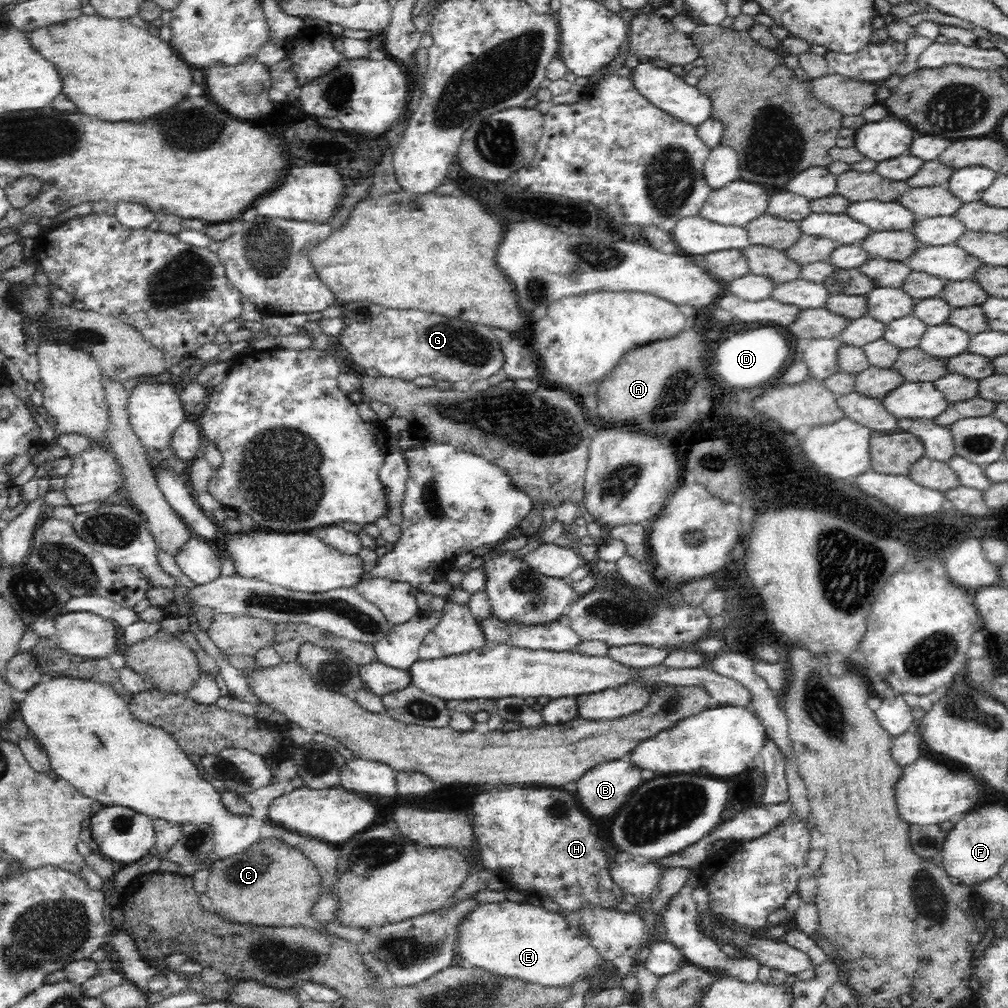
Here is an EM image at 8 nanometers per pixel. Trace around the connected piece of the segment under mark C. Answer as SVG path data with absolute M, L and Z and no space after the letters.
M267 836L258 840L258 843L252 844L248 850L233 854L232 856L219 859L218 861L214 862L212 866L209 867L210 876L208 876L207 880L207 890L206 894L208 898L210 898L212 902L212 909L213 912L218 915L220 918L224 920L230 920L231 923L246 923L258 926L275 926L278 925L290 925L298 926L305 924L307 922L302 922L302 918L306 918L308 914L310 914L310 908L314 906L314 900L319 898L318 894L322 892L322 878L320 878L320 874L318 874L318 870L316 870L316 866L300 852L297 848L292 847L290 843L286 843L286 841L282 841L280 839L272 838L271 836Z

